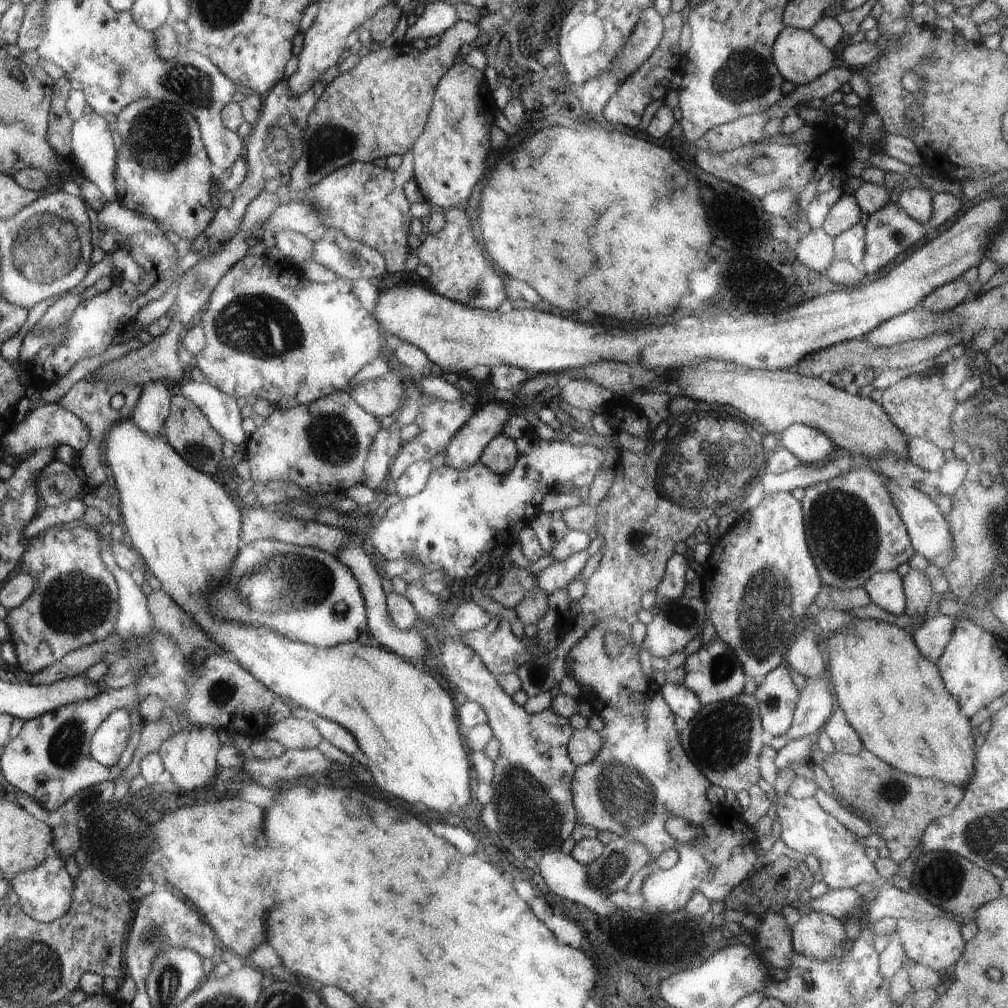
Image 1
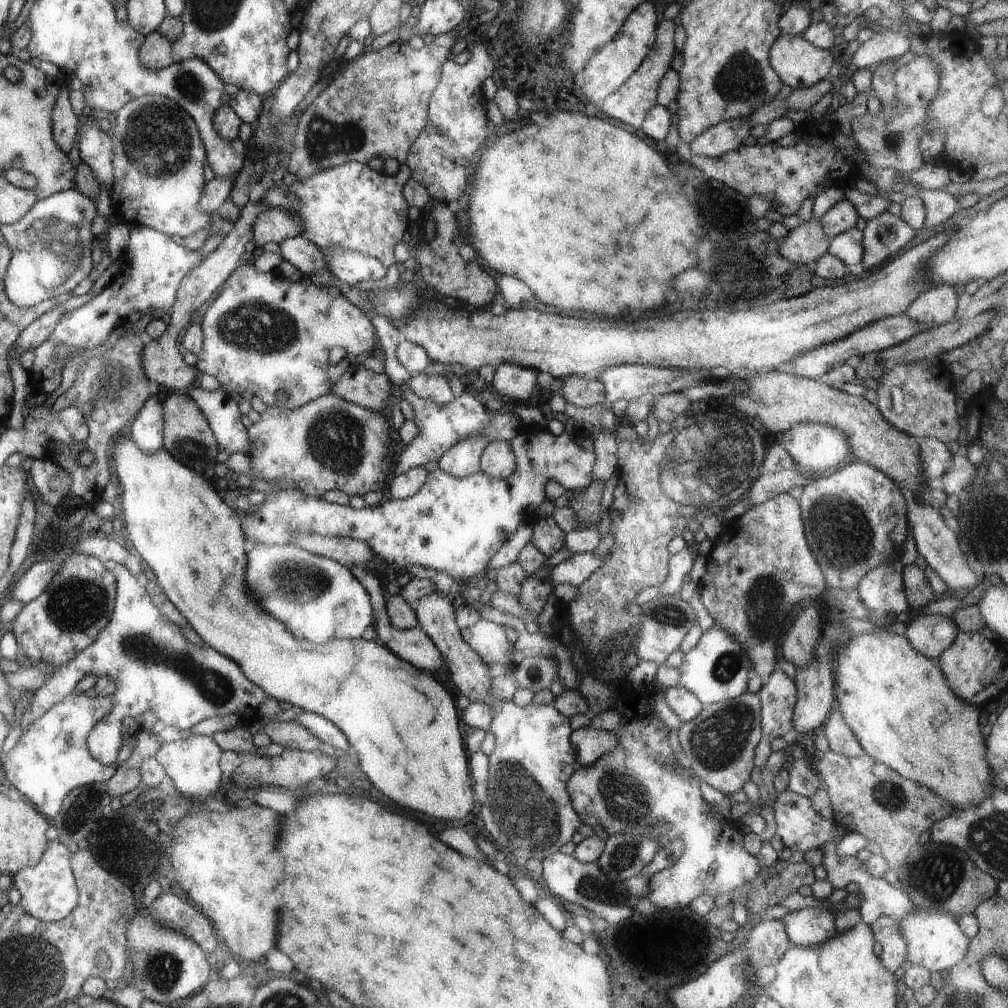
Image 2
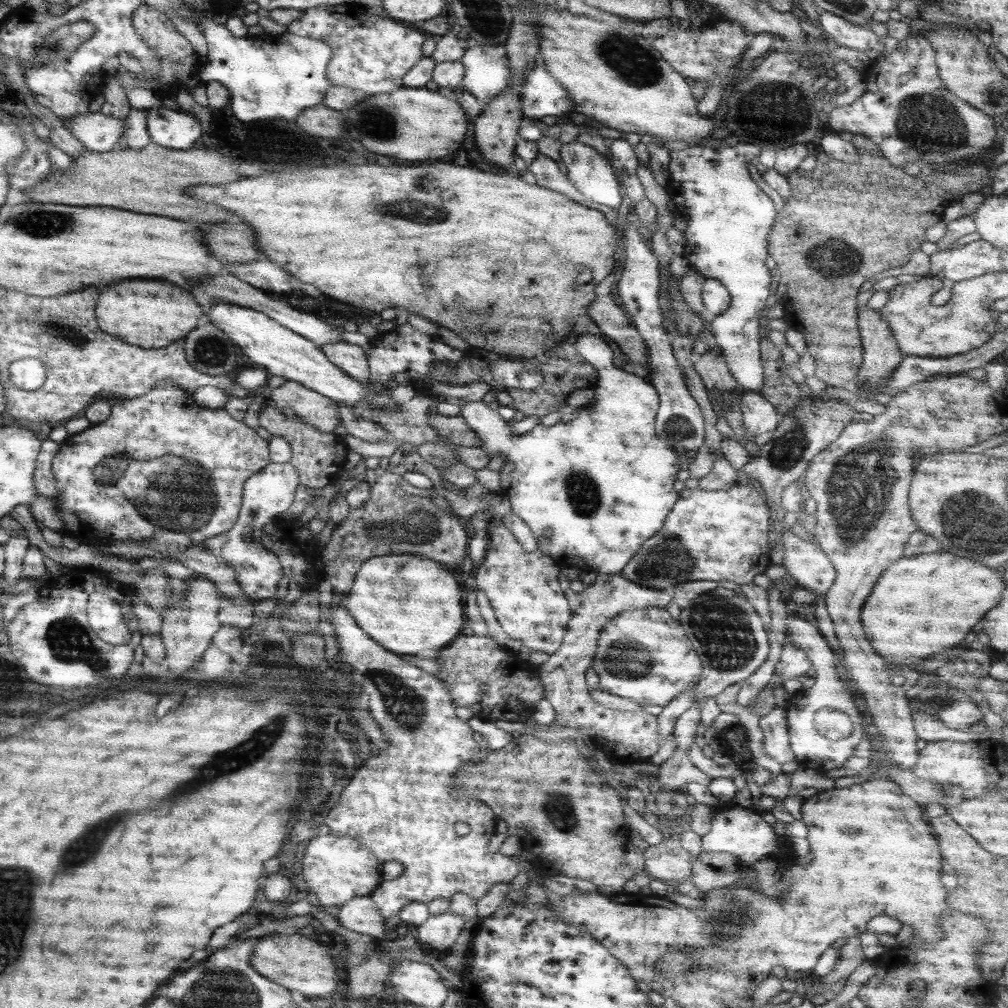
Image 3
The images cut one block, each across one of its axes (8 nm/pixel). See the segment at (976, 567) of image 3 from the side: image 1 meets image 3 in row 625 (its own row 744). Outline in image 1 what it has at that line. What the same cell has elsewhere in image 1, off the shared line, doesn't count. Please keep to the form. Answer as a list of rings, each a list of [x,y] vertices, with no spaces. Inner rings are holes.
[[[857,620],[827,640],[827,666],[837,706],[843,710],[849,726],[857,732],[862,749],[869,750],[887,766],[904,774],[931,778],[941,785],[965,788],[975,772],[975,748],[969,718],[961,714],[955,698],[943,688],[935,664],[921,658],[911,642],[910,630],[909,634],[907,630],[885,622]]]

